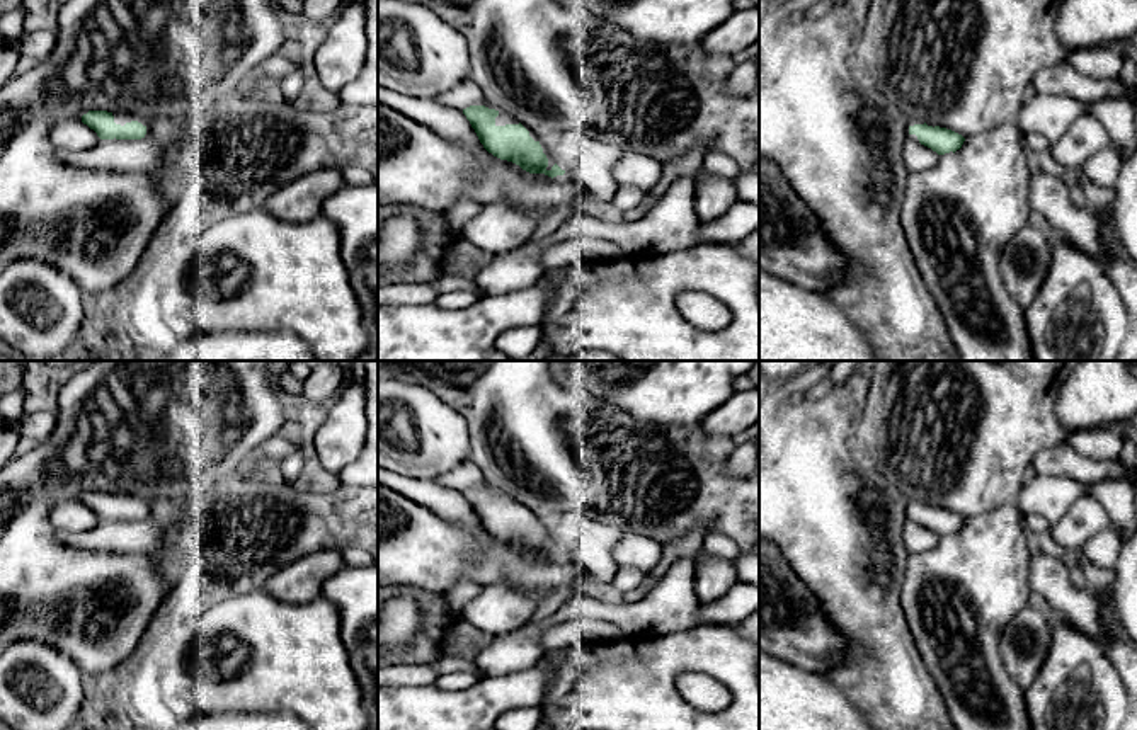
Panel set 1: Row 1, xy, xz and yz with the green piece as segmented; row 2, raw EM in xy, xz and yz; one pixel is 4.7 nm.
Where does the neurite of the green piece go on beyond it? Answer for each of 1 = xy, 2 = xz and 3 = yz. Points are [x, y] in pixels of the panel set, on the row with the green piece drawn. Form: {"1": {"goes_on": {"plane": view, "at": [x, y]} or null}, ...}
{"1": {"goes_on": {"plane": "xy", "at": [119, 118]}}, "2": {"goes_on": {"plane": "xz", "at": [545, 147]}}, "3": {"goes_on": {"plane": "yz", "at": [909, 121]}}}

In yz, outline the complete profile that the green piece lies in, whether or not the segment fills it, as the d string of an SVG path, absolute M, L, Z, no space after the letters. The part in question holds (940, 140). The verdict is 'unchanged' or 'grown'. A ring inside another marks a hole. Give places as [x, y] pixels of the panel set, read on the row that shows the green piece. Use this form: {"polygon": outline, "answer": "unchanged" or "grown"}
{"polygon": "M907 119L906 133L909 140L919 141L938 155L957 151L962 148L965 138L951 129L926 124L923 121Z", "answer": "grown"}

